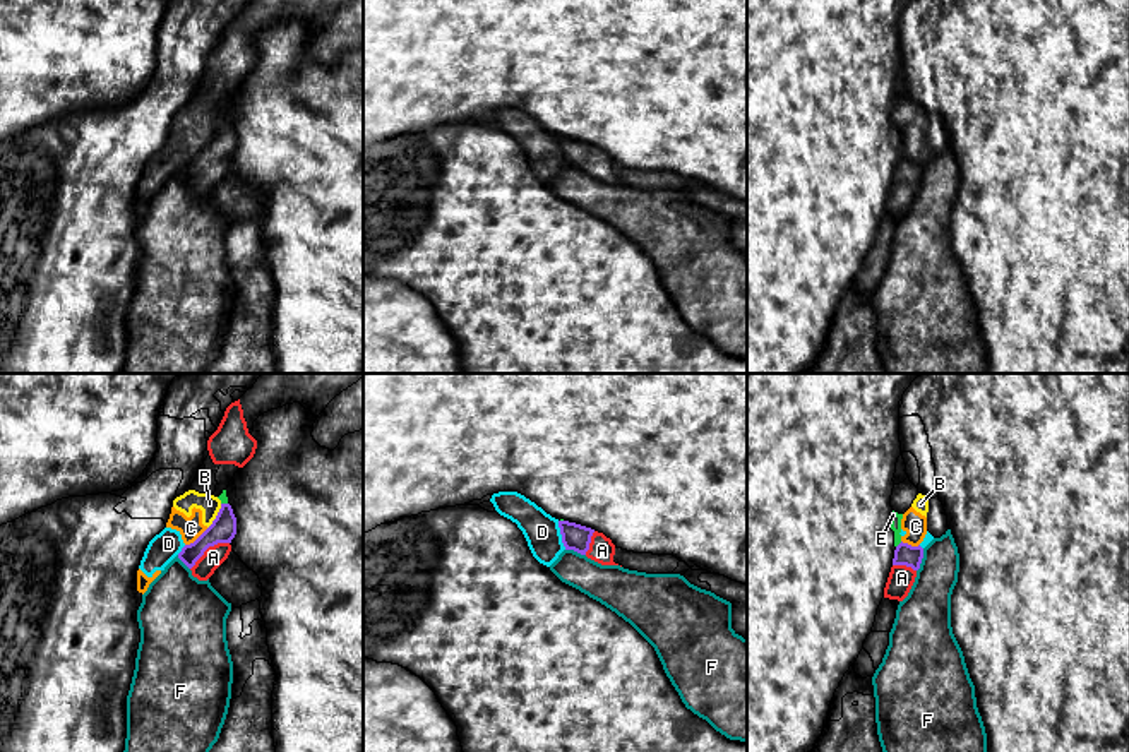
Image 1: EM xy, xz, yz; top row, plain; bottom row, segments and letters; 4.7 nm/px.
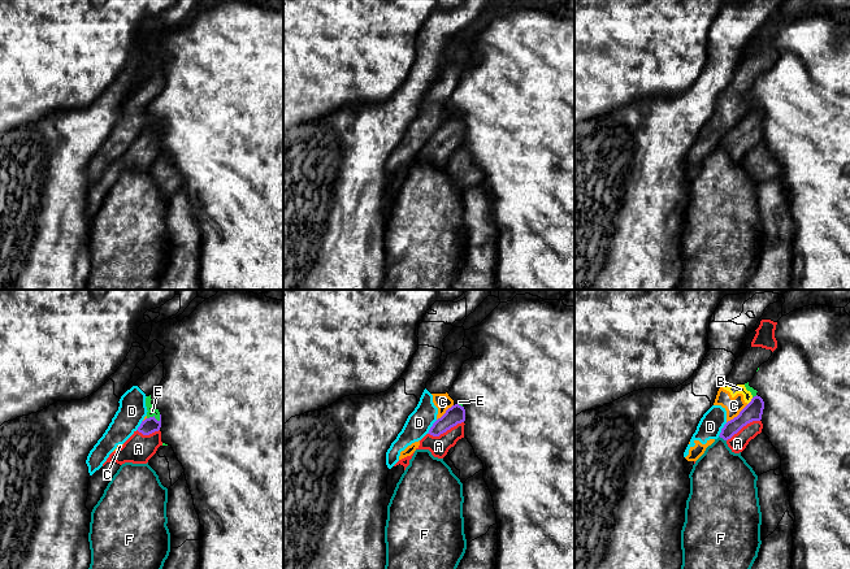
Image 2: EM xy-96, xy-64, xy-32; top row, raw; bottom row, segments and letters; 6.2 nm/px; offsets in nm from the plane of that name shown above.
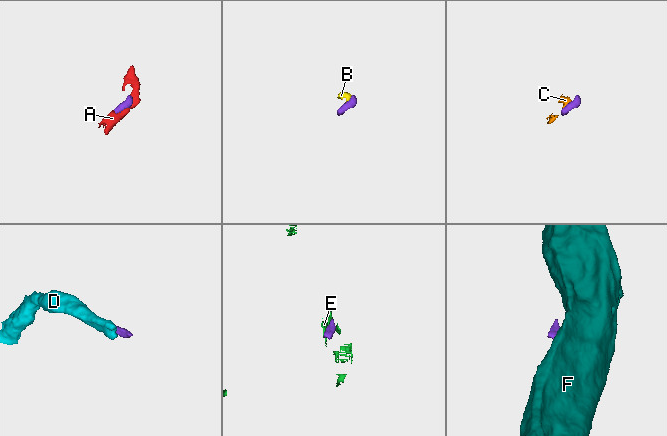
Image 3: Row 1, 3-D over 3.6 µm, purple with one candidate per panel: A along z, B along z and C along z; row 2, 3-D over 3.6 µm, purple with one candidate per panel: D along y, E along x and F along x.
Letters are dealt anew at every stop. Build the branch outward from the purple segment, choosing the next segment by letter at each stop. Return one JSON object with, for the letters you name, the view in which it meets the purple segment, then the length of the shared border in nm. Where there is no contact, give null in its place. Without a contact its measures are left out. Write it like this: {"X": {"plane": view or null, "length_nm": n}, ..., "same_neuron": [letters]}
{"A": {"plane": "xy", "length_nm": 220}, "same_neuron": ["A"]}

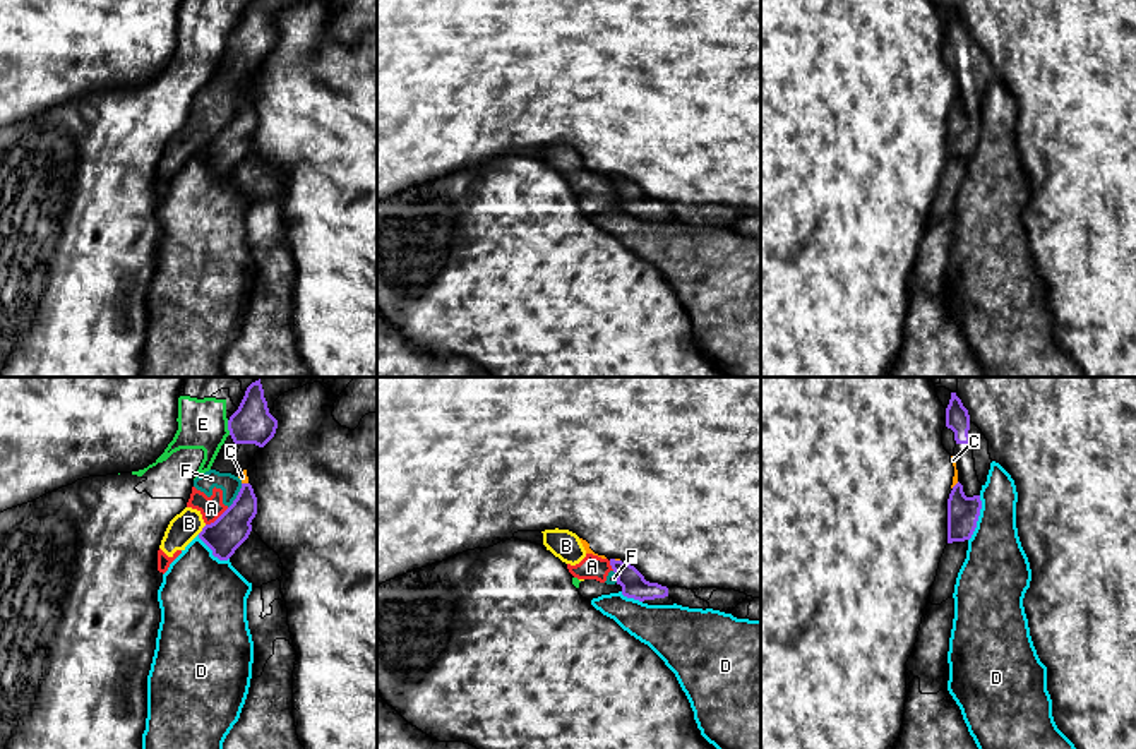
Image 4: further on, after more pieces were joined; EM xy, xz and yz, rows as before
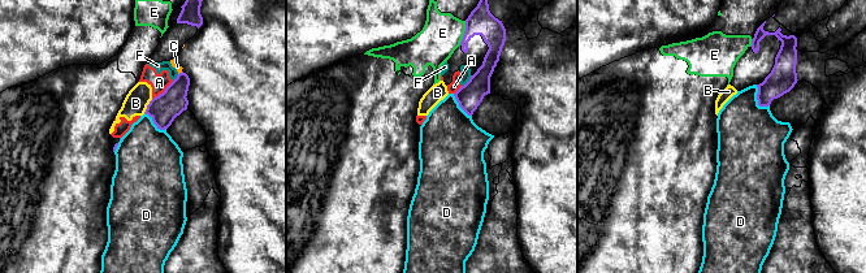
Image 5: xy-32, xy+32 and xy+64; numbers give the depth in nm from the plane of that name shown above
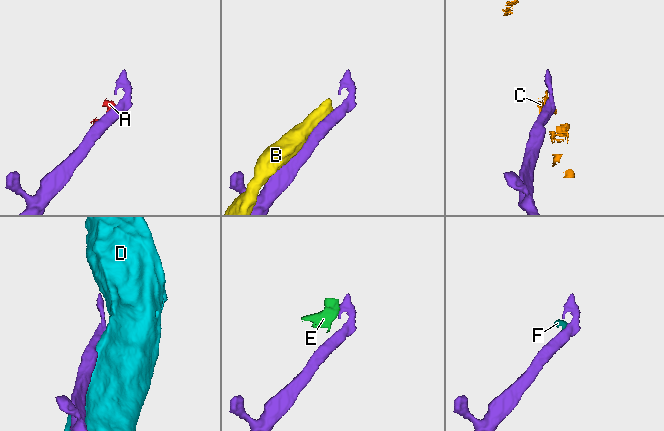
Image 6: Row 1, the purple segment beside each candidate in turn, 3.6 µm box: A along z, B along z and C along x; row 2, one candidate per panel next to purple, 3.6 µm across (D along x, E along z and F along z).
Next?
{"same_neuron": []}

